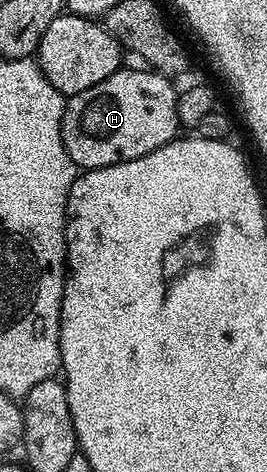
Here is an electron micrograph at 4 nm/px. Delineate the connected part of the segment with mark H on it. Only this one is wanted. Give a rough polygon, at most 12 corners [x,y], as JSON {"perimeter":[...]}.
{"perimeter":[[122,67],[67,98],[62,139],[84,171],[177,140],[178,89]]}

